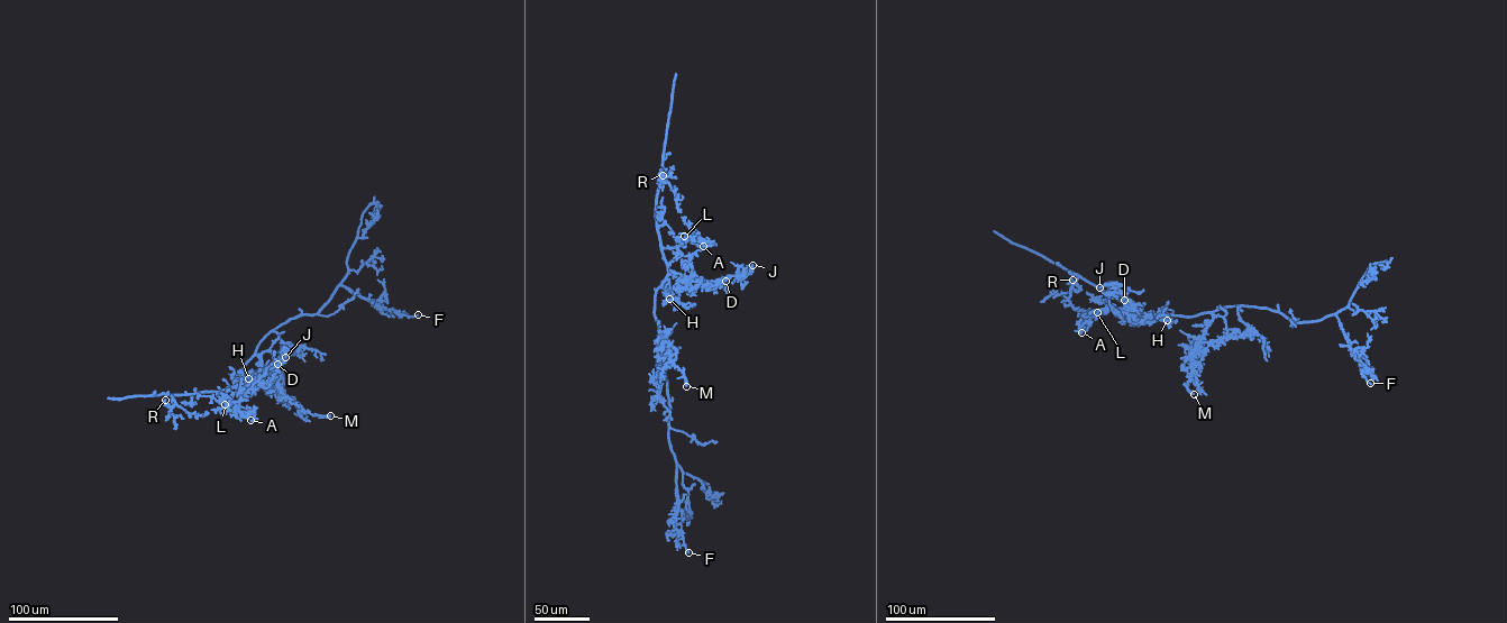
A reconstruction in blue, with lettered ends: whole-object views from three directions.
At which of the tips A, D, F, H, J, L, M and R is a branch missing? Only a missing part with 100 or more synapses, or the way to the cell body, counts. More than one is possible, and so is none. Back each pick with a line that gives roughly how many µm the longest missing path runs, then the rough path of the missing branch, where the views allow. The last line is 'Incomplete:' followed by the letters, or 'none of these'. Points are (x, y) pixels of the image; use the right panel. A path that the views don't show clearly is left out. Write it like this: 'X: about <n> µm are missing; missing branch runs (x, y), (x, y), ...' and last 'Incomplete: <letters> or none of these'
Incomplete: none of these

